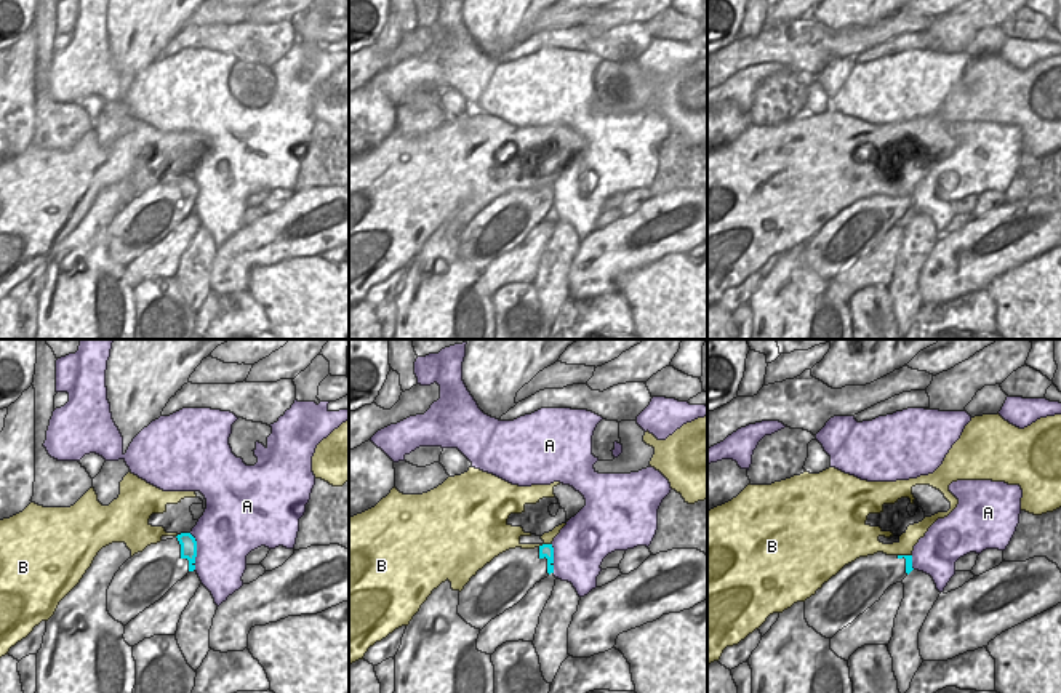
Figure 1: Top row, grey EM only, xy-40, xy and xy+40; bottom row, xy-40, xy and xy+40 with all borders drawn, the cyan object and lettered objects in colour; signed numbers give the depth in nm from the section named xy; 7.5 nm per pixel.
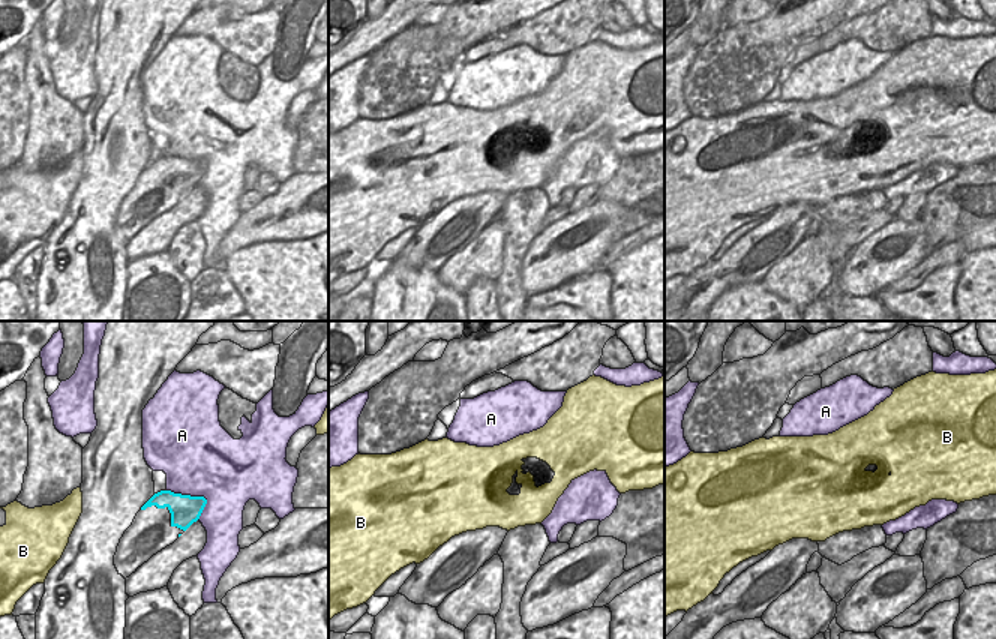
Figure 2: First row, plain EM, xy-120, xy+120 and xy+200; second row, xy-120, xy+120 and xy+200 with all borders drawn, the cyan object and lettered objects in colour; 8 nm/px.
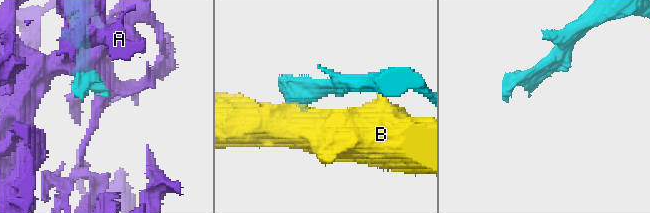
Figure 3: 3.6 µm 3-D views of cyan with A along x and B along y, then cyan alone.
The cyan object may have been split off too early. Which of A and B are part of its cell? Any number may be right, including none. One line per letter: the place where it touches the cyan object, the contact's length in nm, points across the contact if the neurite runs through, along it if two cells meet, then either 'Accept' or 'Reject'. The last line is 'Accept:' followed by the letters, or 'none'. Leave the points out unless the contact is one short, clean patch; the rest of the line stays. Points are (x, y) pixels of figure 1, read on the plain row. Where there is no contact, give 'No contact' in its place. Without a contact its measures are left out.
A: Touches cyan at xy-40 (196, 189). Shared border 240 nm. Reject
B: Touches cyan at xy (544, 186). Shared border 110 nm. Boundary: xy (551, 184), (538, 188). Reject
Accept: none

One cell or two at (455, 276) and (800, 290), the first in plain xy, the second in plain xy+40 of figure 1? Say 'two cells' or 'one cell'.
one cell

